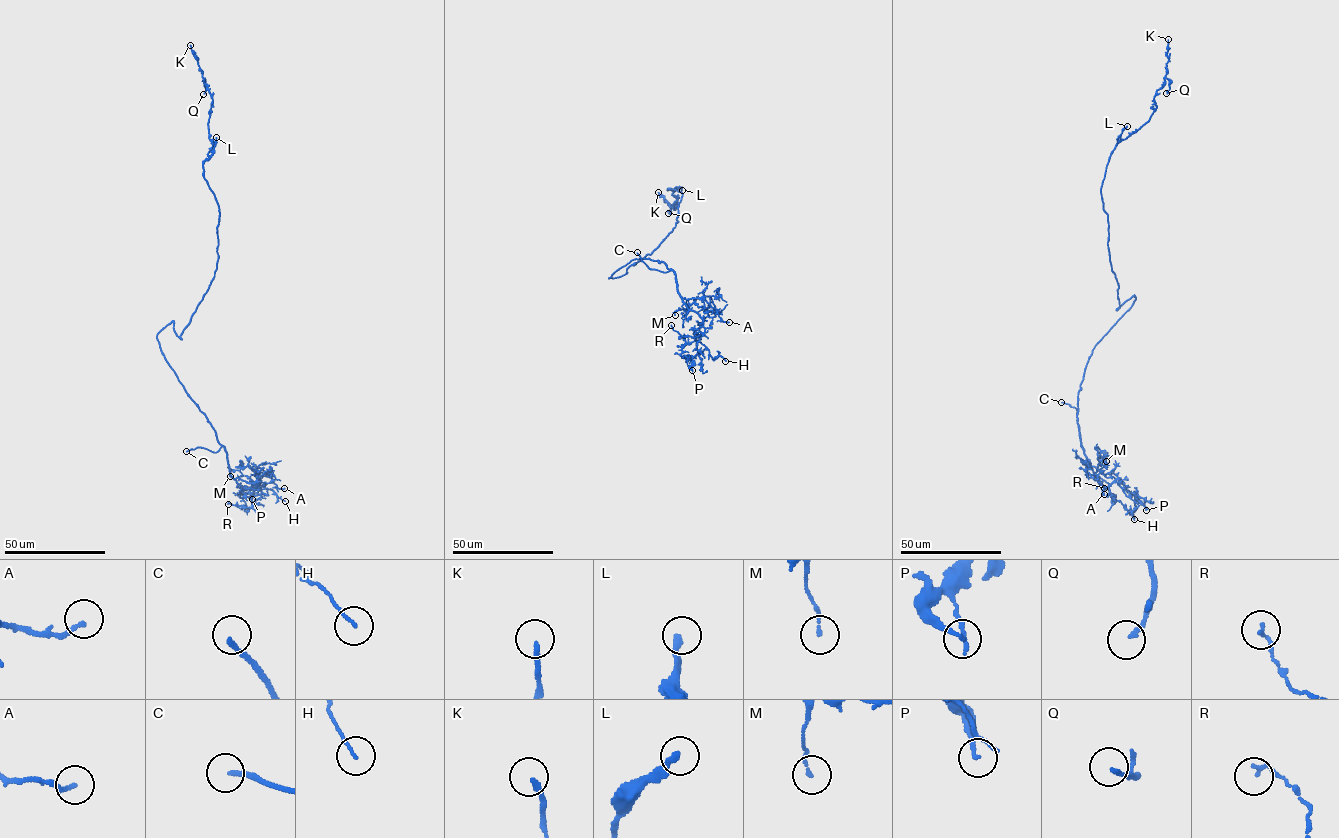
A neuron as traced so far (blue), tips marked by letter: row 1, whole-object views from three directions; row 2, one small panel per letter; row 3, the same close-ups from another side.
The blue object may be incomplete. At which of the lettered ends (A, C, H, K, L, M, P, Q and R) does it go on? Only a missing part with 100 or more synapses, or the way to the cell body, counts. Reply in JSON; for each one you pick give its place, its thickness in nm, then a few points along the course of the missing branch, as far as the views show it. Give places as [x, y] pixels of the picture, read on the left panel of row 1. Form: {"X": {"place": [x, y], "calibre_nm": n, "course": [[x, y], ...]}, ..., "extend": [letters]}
{"C": {"place": [186, 451], "calibre_nm": 180, "course": [[186, 451], [185, 465]]}, "extend": ["C"]}

